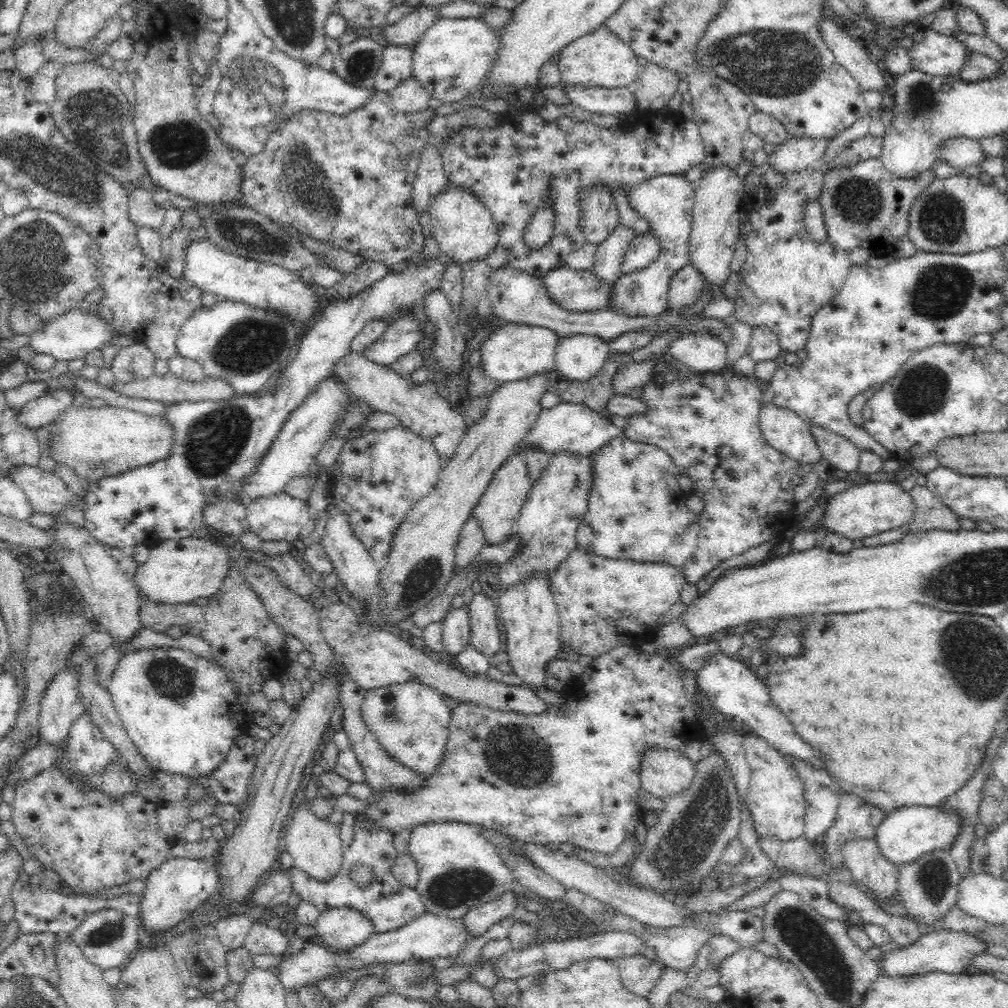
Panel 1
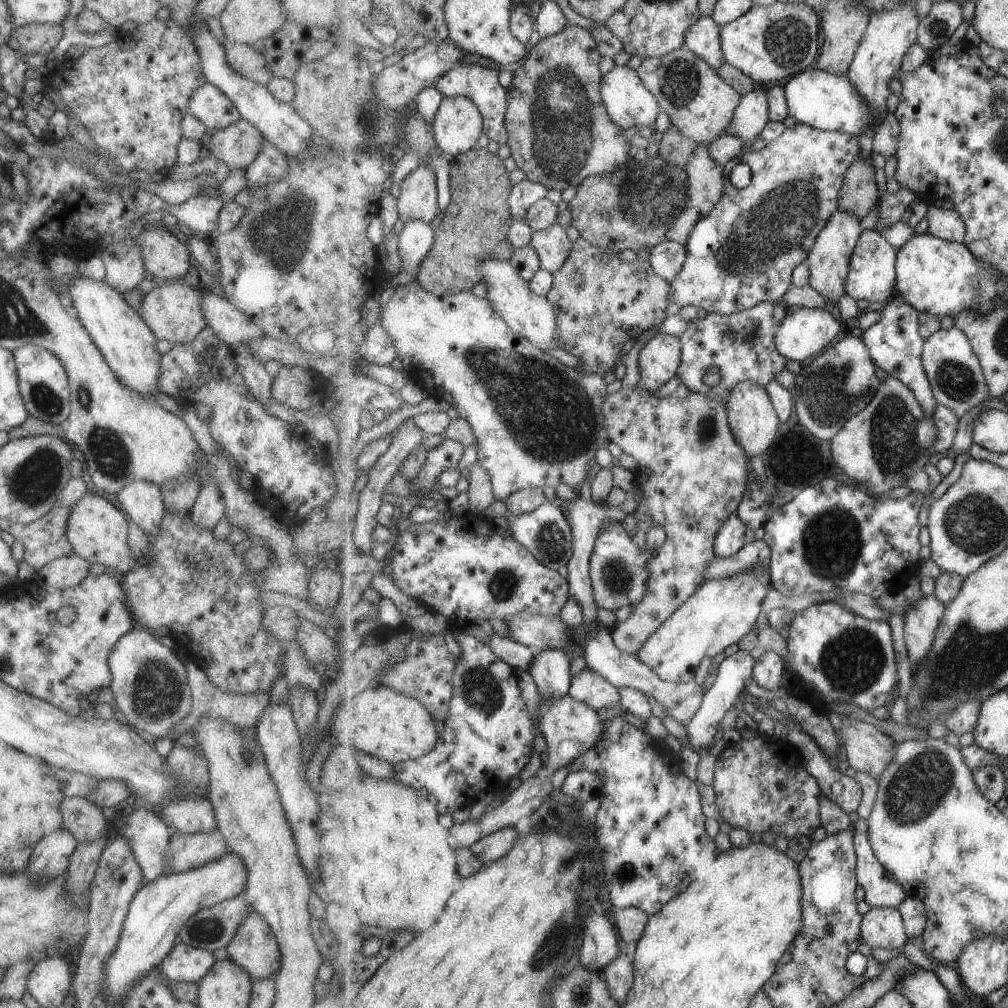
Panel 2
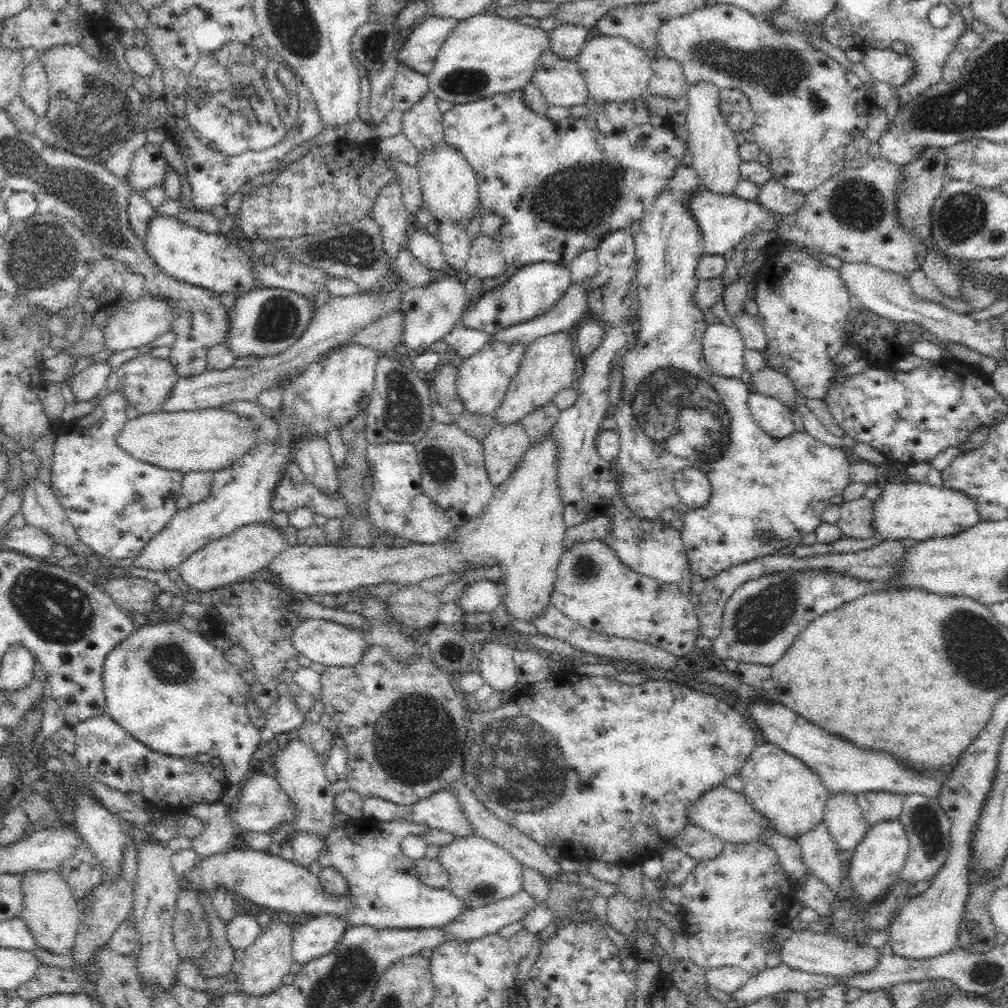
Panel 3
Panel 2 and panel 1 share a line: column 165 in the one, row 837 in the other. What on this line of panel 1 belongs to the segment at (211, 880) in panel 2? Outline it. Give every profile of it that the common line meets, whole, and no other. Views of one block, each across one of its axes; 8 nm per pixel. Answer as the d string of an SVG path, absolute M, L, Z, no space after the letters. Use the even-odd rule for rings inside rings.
M910 805L886 814L876 828L874 837L883 857L890 864L901 867L934 849L947 852L959 830L956 812L944 812L939 807Z

